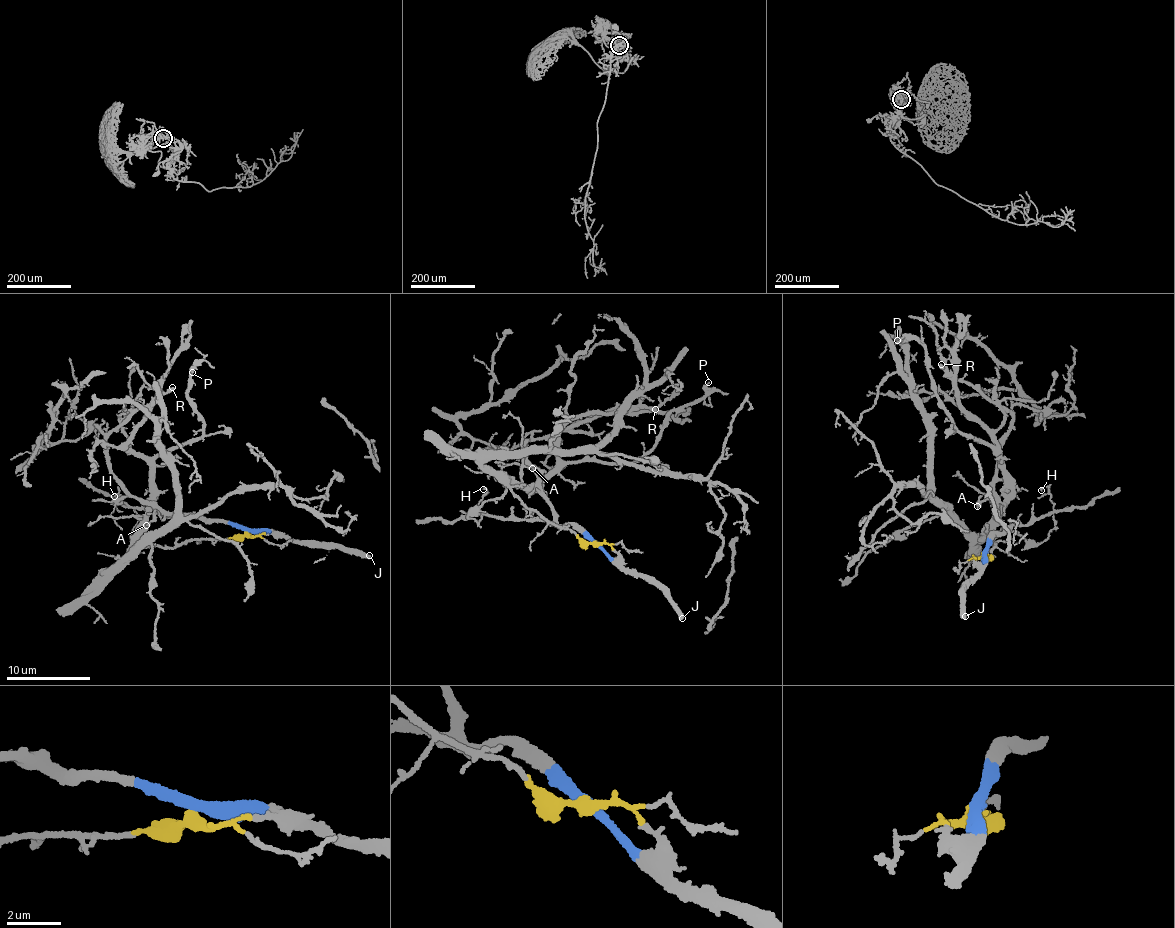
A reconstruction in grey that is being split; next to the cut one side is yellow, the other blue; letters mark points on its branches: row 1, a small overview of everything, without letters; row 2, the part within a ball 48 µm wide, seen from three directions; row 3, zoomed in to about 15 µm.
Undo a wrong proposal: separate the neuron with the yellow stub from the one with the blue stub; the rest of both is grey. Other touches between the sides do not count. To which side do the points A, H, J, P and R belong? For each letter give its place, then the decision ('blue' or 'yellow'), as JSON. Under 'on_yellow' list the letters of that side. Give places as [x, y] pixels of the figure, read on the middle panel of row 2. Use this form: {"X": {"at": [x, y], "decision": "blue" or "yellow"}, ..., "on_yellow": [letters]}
{"A": {"at": [532, 468], "decision": "blue"}, "H": {"at": [483, 489], "decision": "blue"}, "J": {"at": [682, 618], "decision": "blue"}, "P": {"at": [708, 382], "decision": "yellow"}, "R": {"at": [655, 409], "decision": "blue"}, "on_yellow": ["P"]}

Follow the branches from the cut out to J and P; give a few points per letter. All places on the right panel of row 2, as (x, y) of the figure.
J: (985, 553), (977, 567), (978, 573), (958, 590), (965, 617)
P: (983, 553), (997, 543), (994, 514), (1004, 499), (1004, 460), (955, 428), (934, 391), (926, 345), (897, 340)

